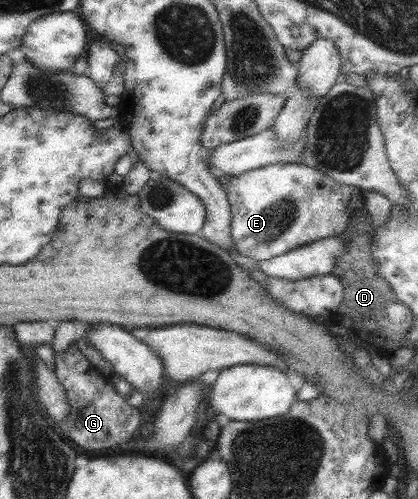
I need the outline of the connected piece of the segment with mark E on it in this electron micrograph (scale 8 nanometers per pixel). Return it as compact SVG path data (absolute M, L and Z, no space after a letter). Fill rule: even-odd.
M275 162L236 176L217 175L230 205L230 236L233 249L243 257L266 261L286 251L342 233L351 212L362 207L361 189L341 185L319 170L301 164Z

